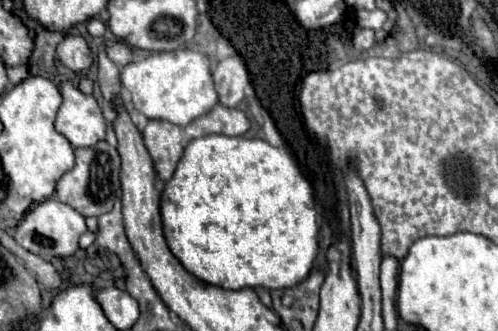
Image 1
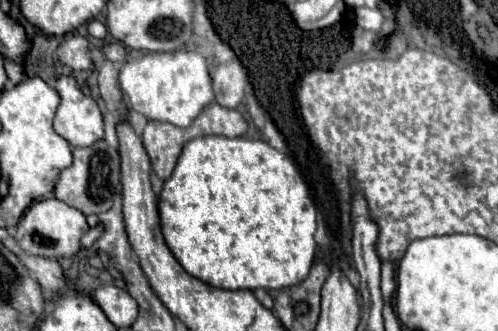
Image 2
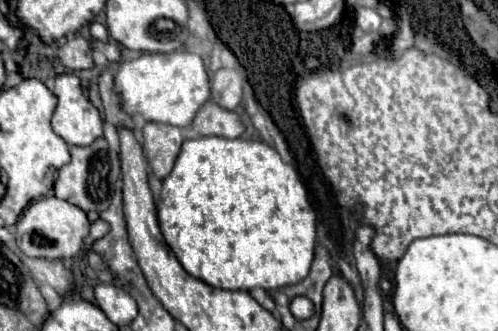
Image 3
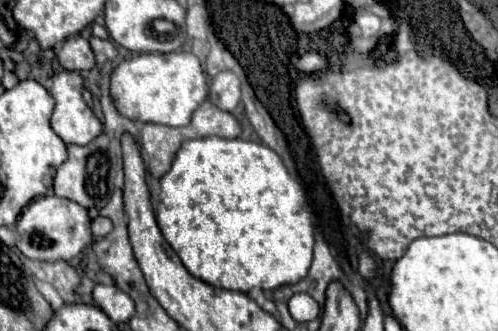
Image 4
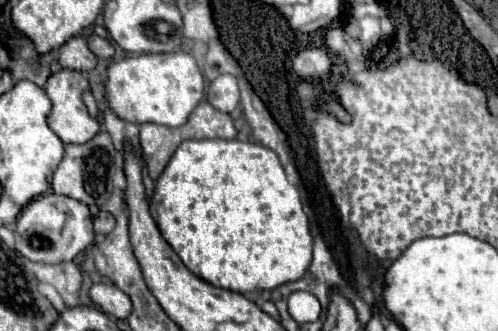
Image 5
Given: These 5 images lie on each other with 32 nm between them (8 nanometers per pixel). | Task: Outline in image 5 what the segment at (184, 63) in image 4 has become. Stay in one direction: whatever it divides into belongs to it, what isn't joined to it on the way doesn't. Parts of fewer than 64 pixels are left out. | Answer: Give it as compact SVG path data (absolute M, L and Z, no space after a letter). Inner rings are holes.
M188 52L170 54L142 54L110 64L106 80L106 98L116 116L134 122L154 122L164 126L182 126L190 112L202 102L206 94L204 76L196 58Z

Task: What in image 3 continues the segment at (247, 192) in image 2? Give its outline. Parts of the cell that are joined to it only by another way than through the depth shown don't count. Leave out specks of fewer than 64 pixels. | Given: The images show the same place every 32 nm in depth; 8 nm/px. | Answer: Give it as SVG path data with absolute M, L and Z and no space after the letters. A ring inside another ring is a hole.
M220 136L186 140L174 170L162 184L156 208L166 244L184 270L214 288L252 290L260 286L264 290L276 290L298 284L310 272L316 248L316 214L308 200L306 186L298 172L286 164L272 146L260 140L230 140Z

